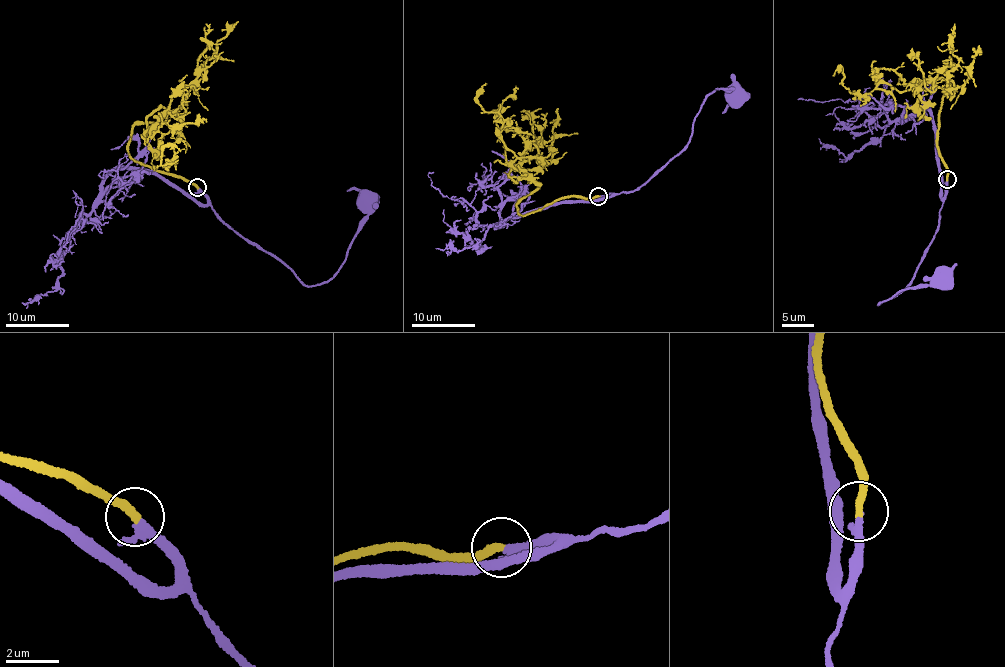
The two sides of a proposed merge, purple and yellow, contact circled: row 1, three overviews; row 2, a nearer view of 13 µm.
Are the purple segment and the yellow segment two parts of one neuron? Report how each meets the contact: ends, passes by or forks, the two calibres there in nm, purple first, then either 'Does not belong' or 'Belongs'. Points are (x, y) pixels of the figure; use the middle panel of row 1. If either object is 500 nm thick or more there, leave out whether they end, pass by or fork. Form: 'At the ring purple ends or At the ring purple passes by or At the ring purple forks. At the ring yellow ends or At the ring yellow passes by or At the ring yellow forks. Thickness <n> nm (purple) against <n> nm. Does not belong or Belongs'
At the ring purple passes by. At the ring yellow ends. Thickness 220 nm (purple) against 320 nm. Belongs

